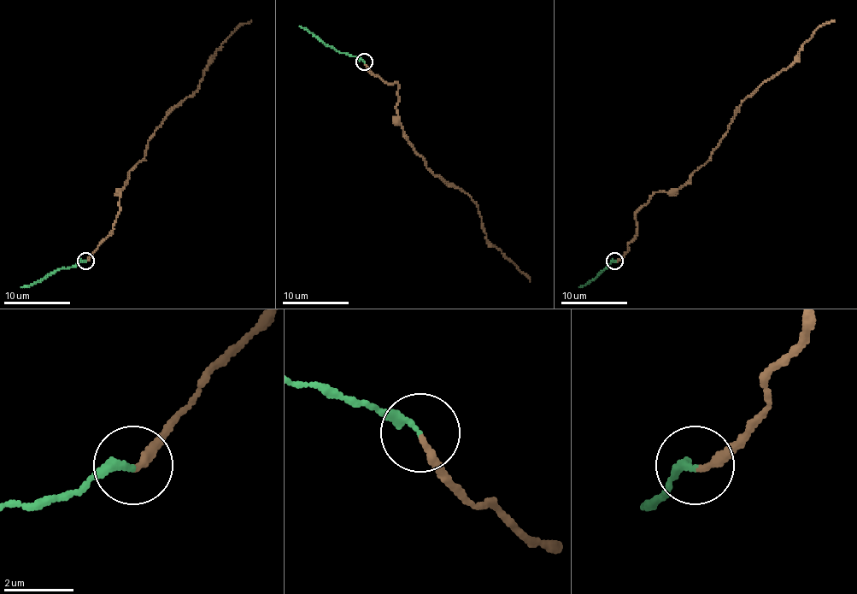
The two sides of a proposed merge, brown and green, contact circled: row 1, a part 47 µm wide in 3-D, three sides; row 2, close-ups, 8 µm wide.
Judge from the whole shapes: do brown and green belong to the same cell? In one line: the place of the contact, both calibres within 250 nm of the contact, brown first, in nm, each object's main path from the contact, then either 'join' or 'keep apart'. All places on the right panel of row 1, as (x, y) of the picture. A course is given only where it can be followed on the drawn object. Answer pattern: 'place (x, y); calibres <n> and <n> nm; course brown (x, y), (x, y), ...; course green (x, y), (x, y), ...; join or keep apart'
place (614, 261); calibres 240 and 240 nm; course brown (616, 261), (652, 193), (676, 191), (711, 156), (741, 102), (834, 20); course green (614, 261), (592, 280), (579, 287); keep apart

